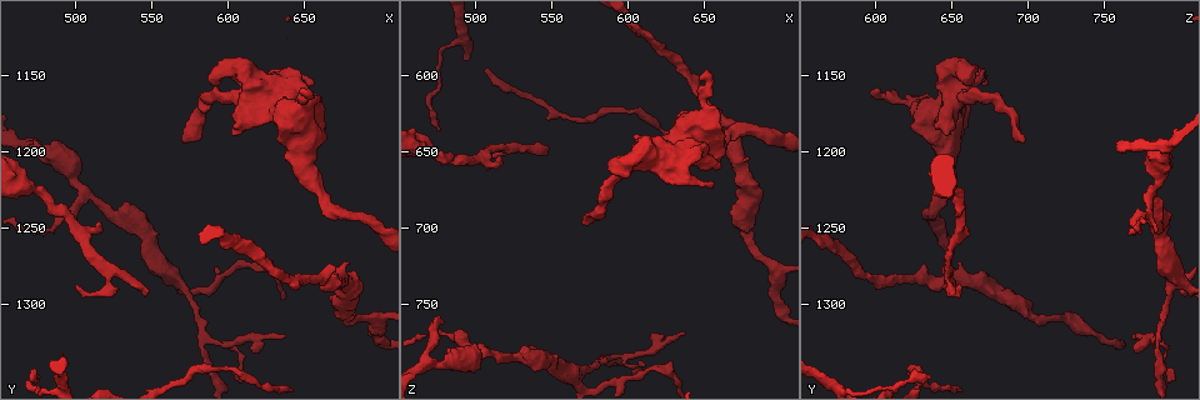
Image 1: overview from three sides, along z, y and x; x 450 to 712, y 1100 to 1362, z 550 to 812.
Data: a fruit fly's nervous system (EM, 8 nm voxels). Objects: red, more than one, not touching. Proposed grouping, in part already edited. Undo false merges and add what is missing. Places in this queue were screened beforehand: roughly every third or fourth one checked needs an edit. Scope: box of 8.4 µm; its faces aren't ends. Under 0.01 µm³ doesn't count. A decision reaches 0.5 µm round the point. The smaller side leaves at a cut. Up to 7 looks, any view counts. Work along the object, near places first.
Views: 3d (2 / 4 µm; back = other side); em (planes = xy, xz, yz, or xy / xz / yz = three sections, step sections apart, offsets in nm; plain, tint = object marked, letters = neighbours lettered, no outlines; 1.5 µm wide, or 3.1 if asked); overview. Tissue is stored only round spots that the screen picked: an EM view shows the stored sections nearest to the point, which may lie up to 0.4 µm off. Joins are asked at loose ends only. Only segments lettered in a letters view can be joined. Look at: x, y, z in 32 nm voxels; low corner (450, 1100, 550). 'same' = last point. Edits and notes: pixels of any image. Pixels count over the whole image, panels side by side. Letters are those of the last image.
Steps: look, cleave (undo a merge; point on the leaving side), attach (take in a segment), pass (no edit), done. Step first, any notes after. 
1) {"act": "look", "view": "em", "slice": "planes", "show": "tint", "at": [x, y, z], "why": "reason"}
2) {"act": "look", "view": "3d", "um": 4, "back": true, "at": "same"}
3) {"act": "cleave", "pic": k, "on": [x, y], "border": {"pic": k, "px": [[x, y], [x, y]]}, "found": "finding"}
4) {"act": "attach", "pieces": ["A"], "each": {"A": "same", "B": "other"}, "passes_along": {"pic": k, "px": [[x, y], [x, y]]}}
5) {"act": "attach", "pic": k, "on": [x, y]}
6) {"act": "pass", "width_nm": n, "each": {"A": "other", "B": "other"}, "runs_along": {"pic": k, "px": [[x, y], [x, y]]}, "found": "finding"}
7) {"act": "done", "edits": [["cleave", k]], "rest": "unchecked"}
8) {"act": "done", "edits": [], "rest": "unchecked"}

{"act": "look", "view": "3d", "um": 4, "at": [576, 1194, 696], "why": "free end"}

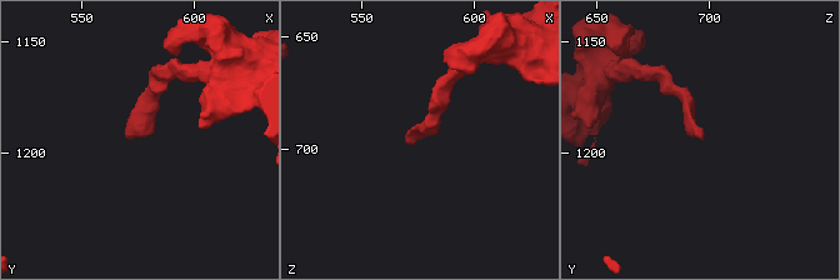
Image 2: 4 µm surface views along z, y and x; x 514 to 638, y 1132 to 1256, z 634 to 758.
{"act": "look", "view": "em", "slice": "planes", "show": "letters", "at": [574, 1194, 696]}

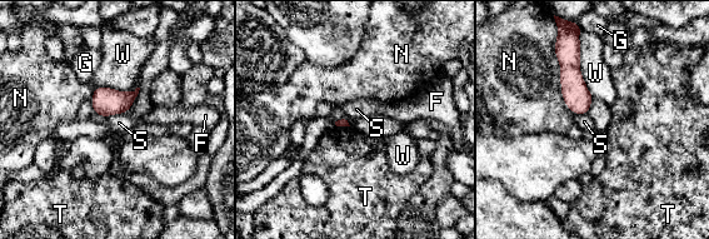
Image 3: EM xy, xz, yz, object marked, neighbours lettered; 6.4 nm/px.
{"act": "pass", "longest_contact_nm": ["N", 460], "each": {"F": "other", "G": "other", "N": "other", "S": "other", "T": "other", "W": "other"}, "border": {"pic": 3, "px": [[123, 113], [115, 113], [105, 118]]}, "found": "no lettered segment goes on from it"}

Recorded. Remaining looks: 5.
{"act": "look", "view": "em", "slice": "xy", "step": 8, "show": "tint", "at": [468, 1196, 788], "why": "arms part here"}

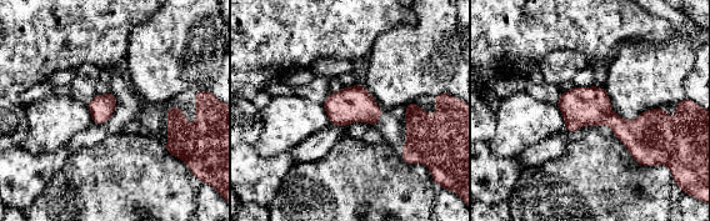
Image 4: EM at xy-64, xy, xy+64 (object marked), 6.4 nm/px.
{"act": "look", "view": "em", "slice": "planes", "show": "letters", "at": "same", "why": "another direction"}

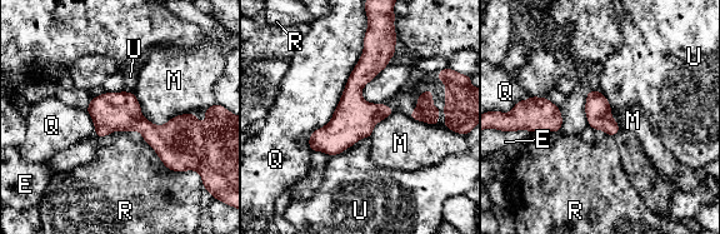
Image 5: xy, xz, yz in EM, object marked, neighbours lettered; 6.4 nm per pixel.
{"act": "pass", "width_nm": 170, "each": {"E": "other", "M": "other", "Q": "other", "R": "other", "U": "other"}, "found": "all the same cell"}

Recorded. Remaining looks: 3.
{"act": "look", "view": "3d", "um": 2, "at": [516, 1246, 654], "why": "an open end"}

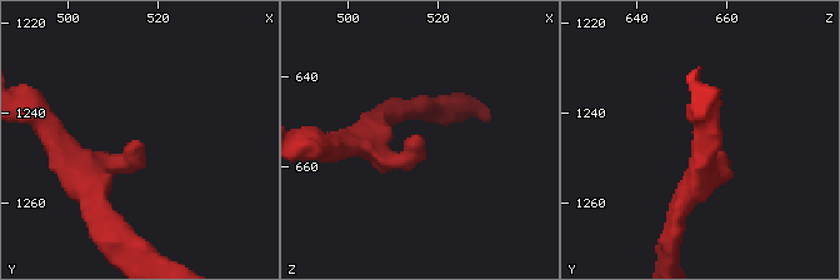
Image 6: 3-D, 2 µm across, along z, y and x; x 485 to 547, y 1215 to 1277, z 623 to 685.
{"act": "look", "view": "em", "slice": "yz", "step": 8, "show": "letters", "at": [515, 1248, 653], "arm_widths_nm": [180, 200]}

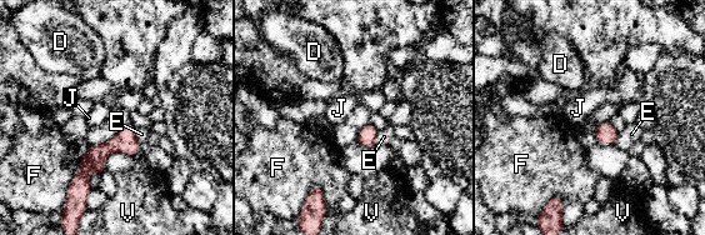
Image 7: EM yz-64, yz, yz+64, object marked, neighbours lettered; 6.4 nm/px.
{"act": "pass", "longest_contact_nm": ["F", 220], "each": {"D": "other", "E": "other", "F": "other", "J": "other", "V": "other"}, "border": {"pic": 7, "px": [[80, 160], [80, 168], [65, 191]]}, "found": "none of them fits"}

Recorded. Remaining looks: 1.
{"act": "done", "edits": [], "rest": "unchecked"}

